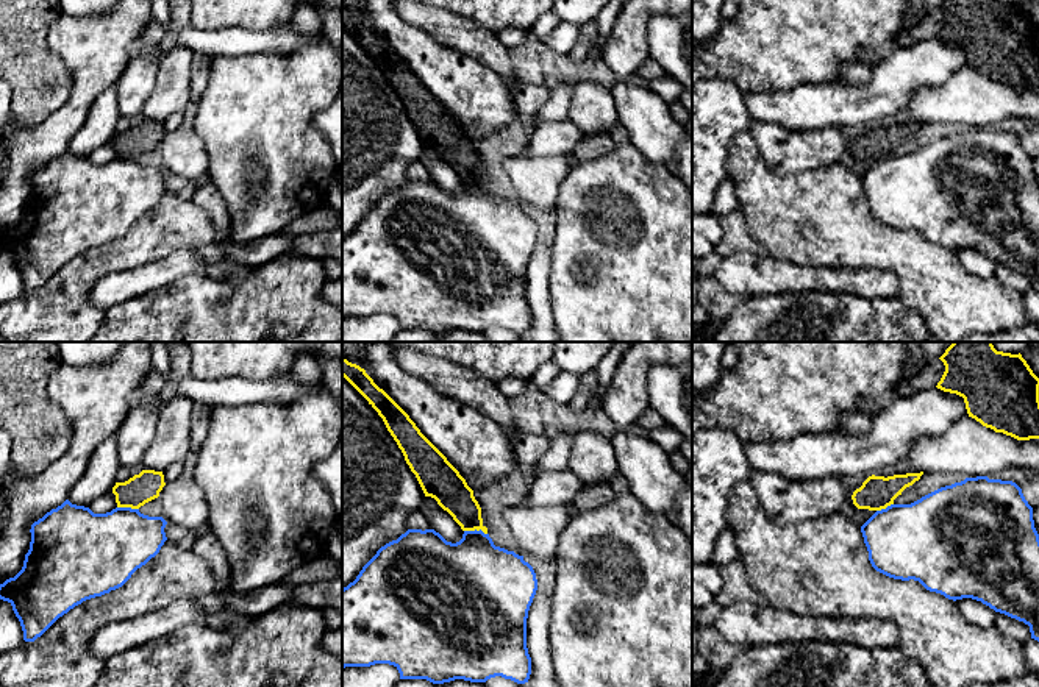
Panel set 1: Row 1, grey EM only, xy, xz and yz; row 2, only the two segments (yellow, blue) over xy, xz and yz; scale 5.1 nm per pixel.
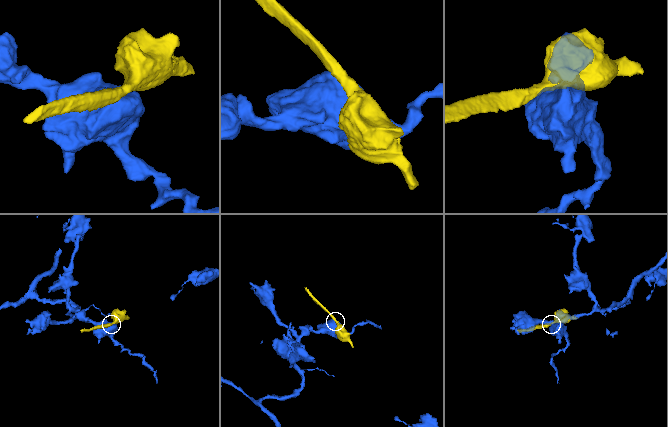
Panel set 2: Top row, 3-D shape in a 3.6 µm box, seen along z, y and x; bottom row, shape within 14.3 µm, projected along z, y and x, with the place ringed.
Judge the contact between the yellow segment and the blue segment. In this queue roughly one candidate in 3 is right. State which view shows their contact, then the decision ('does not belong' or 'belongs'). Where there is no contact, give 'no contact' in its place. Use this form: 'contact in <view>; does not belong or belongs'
contact in xz; does not belong

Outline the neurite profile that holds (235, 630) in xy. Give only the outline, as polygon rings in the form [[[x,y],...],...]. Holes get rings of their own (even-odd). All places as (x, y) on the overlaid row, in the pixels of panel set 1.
[[[227,607],[206,617],[208,625],[216,626],[217,629],[230,632],[233,635],[245,632],[253,620],[255,617],[245,617],[237,610],[231,610]]]

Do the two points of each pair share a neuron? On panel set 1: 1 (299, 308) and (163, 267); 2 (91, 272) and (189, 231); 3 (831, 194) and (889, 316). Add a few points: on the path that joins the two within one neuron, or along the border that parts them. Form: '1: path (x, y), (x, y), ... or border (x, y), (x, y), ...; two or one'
1: border (205, 269), (178, 277), (155, 291); two
2: path (116, 256), (130, 252), (157, 234), (164, 234); one
3: border (899, 297), (924, 325); two

